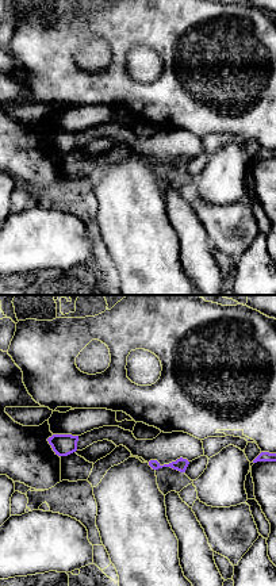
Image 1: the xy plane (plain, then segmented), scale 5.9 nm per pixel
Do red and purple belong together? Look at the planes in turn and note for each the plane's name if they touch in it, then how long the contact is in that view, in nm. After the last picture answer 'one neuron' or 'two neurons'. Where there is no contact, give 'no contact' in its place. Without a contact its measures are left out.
no contact

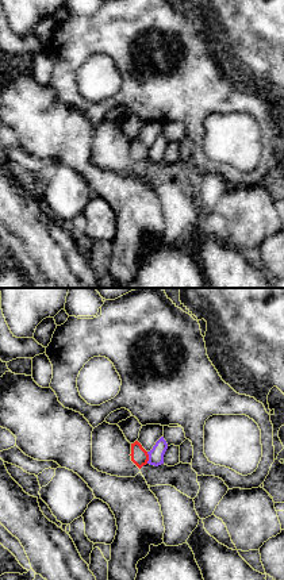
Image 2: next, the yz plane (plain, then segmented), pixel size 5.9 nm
yz | 70 nm

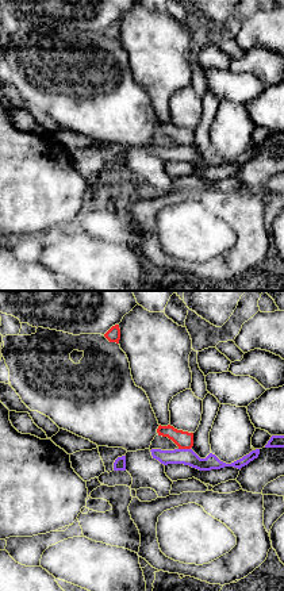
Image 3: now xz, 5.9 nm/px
xz | 70 nm

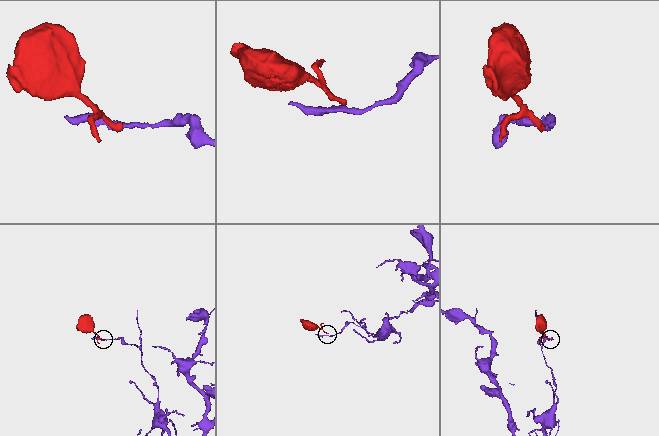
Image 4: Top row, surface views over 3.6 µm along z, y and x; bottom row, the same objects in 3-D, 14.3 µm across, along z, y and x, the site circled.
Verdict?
two neurons

